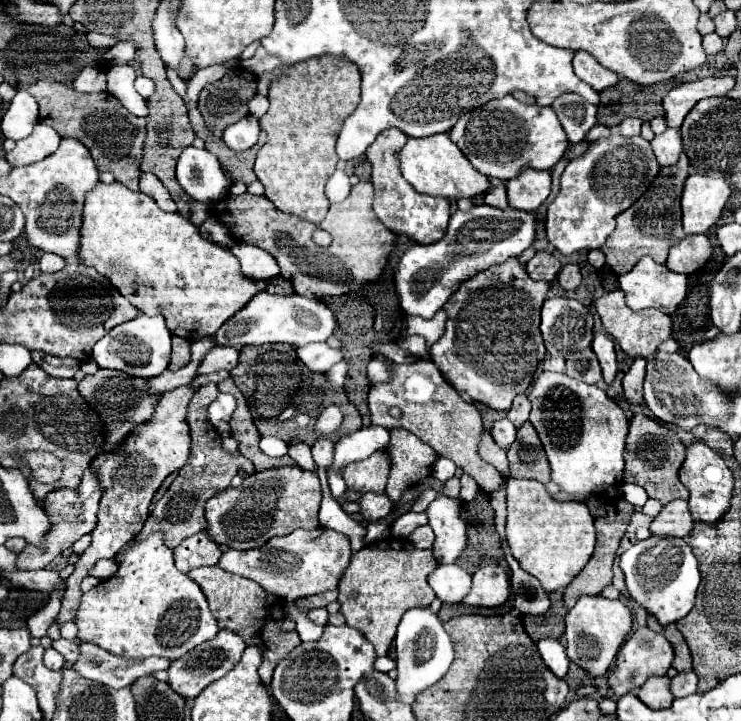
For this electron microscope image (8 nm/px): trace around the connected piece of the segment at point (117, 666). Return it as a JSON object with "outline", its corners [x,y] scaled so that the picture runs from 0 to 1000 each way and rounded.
{"outline":[[[109,892],[109,911],[96,925],[115,942],[139,947],[152,956],[174,953],[179,945],[206,936],[215,928],[225,928],[231,922],[228,914],[201,911],[201,914],[169,914],[152,911],[142,906],[142,900],[126,892]]]}

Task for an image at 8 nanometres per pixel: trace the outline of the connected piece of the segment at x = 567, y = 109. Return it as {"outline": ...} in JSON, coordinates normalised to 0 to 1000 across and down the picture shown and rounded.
{"outline":[[[757,129],[746,140],[744,151],[752,157],[752,162],[765,184],[765,193],[771,198],[787,196],[792,182],[806,171],[806,165],[803,165],[806,148],[795,140],[789,140],[779,129]]]}

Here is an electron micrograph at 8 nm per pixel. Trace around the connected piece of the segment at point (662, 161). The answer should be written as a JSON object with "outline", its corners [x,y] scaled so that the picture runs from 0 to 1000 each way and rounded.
{"outline":[[[903,176],[892,187],[884,187],[884,193],[879,196],[879,204],[881,204],[881,212],[884,212],[889,229],[895,229],[895,232],[911,229],[922,209],[916,179]]]}

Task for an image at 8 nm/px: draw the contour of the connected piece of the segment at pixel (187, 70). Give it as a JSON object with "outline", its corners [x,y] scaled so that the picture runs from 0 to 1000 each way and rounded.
{"outline":[[[250,74],[250,79],[247,79],[244,87],[242,87],[242,107],[244,107],[247,112],[252,112],[260,98],[263,98],[263,87],[260,87],[260,82]]]}

